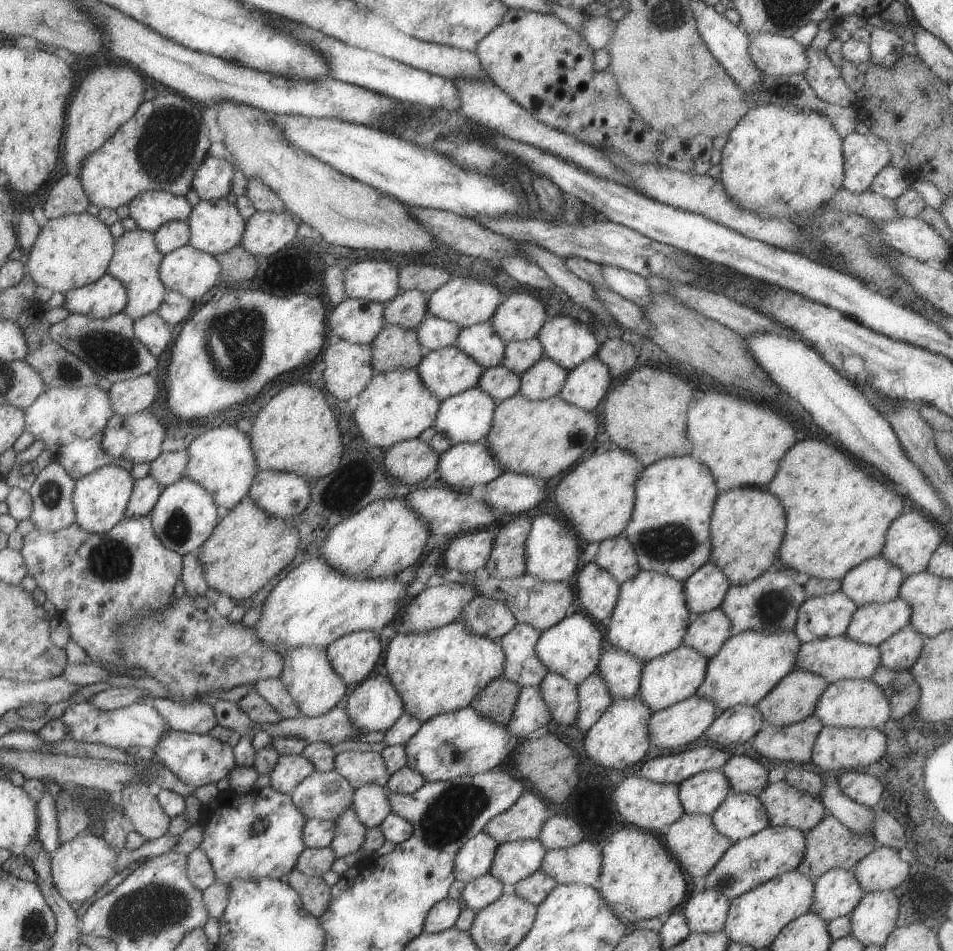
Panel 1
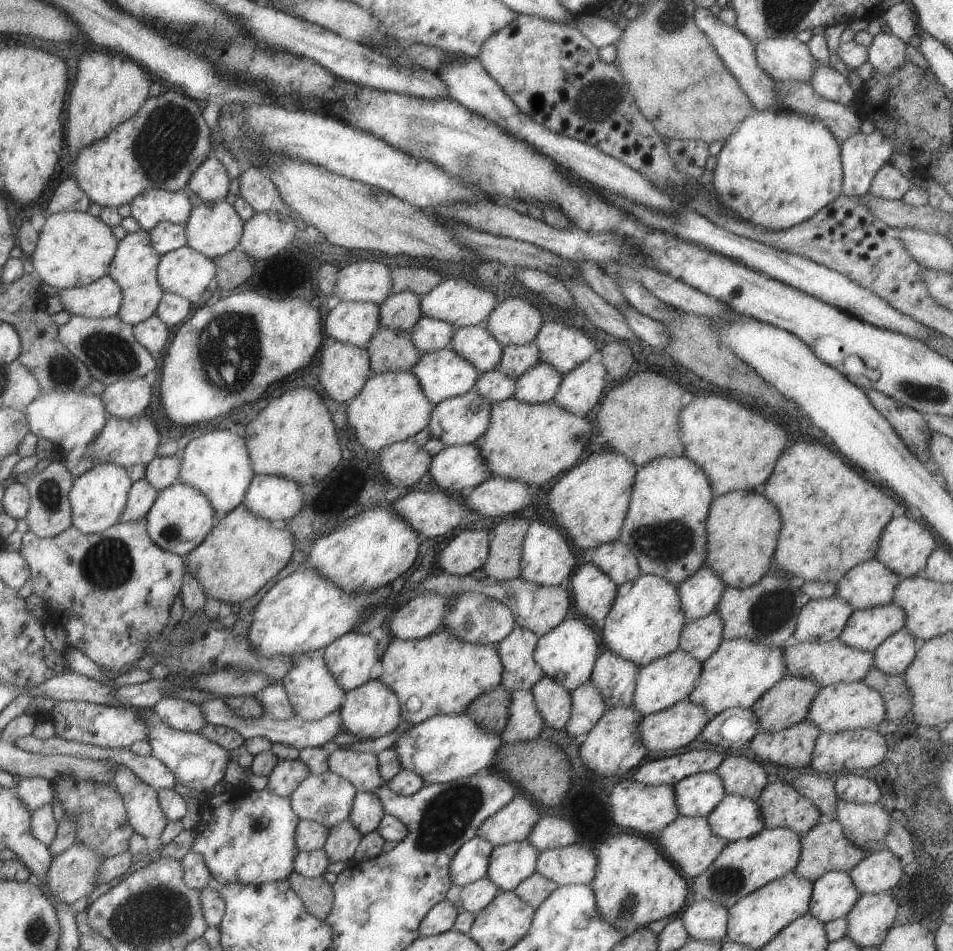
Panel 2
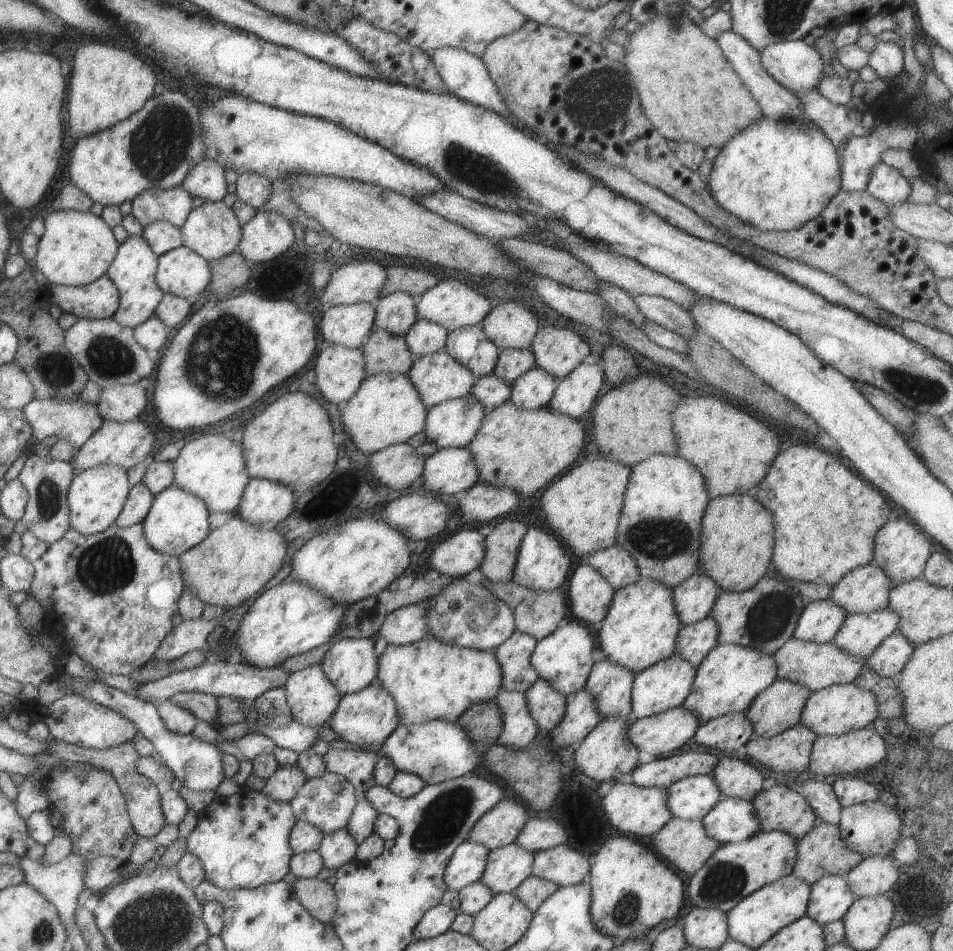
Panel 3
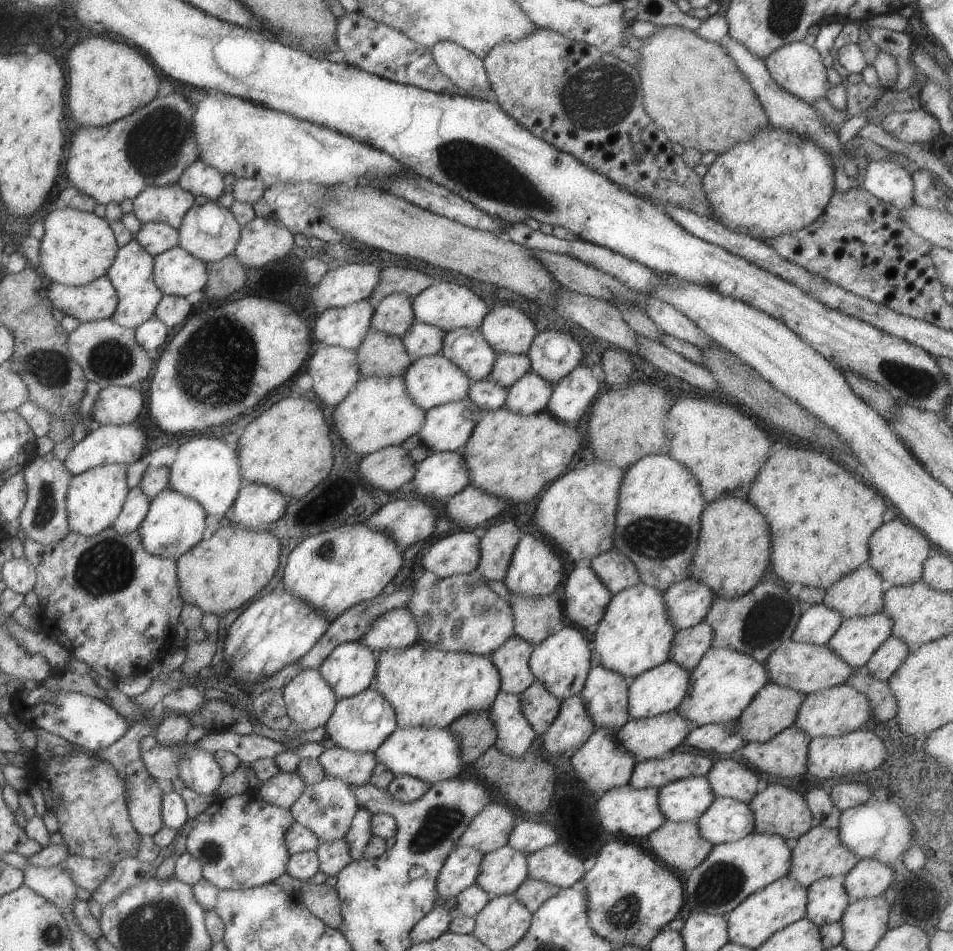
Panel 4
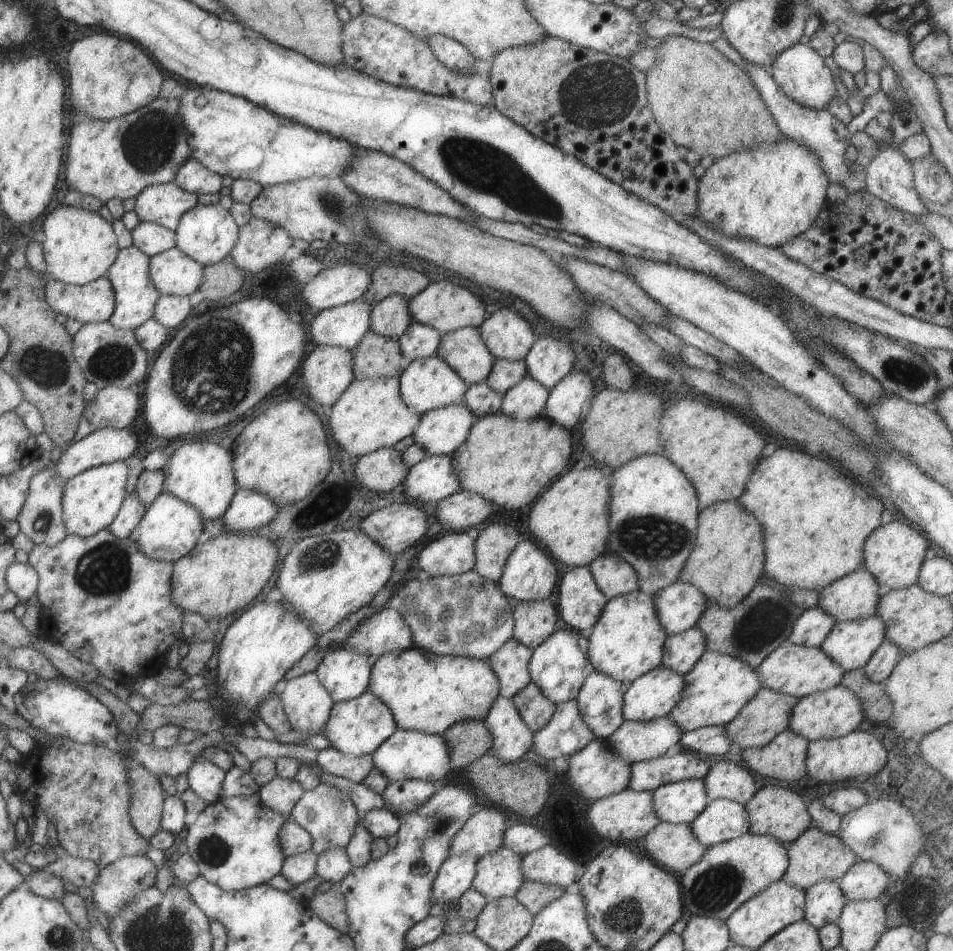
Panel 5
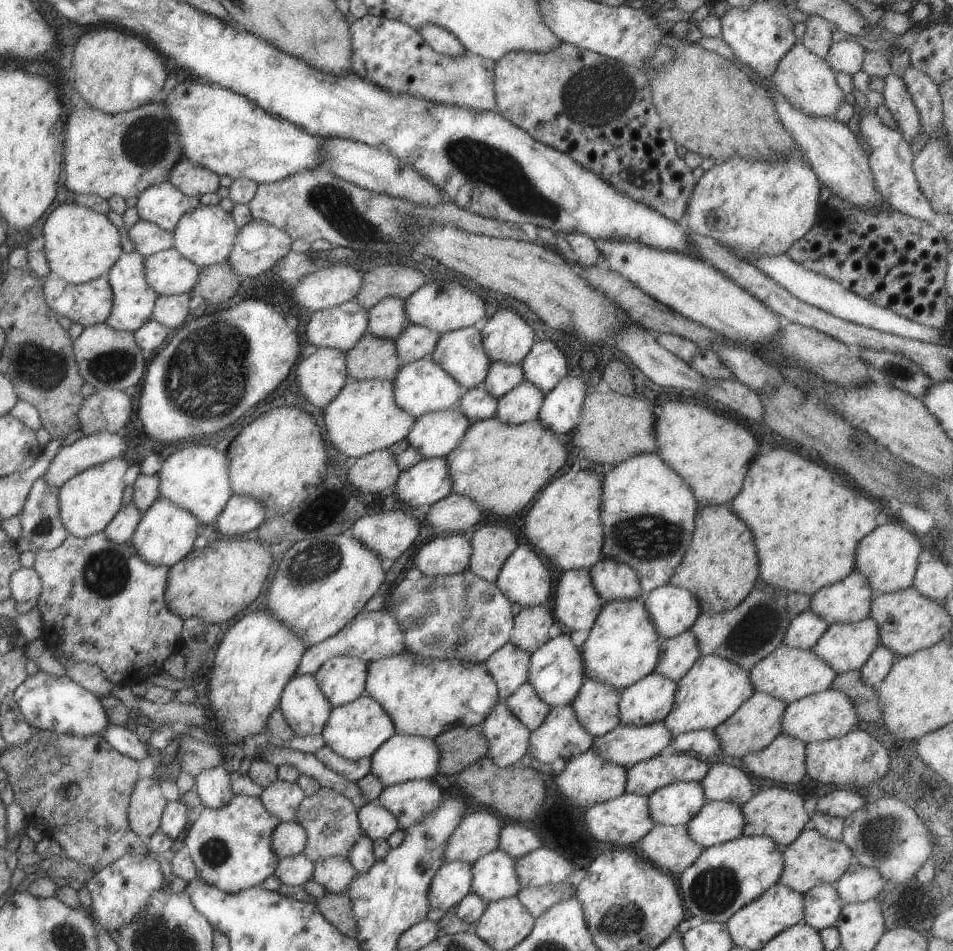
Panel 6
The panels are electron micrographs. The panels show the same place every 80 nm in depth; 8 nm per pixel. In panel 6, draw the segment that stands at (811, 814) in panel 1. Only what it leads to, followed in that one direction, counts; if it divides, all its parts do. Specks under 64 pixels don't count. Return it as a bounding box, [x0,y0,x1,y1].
[741,786,810,846]

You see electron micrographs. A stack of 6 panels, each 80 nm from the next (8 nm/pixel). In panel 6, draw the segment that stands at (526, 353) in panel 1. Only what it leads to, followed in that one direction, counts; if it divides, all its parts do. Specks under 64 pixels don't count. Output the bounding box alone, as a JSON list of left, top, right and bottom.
[482,362,524,399]

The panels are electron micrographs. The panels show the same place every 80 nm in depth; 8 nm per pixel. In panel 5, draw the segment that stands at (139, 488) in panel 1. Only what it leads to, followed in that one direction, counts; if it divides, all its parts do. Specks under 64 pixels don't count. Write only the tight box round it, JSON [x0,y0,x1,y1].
[107,492,147,540]

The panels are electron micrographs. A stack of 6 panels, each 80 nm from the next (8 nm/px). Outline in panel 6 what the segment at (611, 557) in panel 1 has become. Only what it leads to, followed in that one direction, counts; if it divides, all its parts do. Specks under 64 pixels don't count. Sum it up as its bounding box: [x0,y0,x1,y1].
[589,557,643,603]

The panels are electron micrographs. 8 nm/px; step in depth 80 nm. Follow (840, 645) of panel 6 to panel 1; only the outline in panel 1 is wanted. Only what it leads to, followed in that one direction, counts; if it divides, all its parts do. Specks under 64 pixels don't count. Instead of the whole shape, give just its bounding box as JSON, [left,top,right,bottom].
[844,596,909,647]

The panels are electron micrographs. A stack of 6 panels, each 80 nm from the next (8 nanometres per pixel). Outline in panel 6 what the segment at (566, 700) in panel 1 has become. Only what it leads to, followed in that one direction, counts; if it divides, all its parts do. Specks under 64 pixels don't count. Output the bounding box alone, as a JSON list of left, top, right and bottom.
[504,682,550,732]

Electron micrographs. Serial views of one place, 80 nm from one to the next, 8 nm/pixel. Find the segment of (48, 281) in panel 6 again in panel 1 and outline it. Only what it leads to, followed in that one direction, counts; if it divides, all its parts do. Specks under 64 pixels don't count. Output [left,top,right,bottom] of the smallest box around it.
[62,273,126,319]

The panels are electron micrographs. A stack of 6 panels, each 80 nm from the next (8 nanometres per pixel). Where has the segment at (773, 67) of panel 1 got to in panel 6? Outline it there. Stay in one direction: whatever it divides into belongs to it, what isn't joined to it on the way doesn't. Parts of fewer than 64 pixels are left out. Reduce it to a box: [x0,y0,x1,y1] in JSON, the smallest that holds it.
[771,42,844,117]

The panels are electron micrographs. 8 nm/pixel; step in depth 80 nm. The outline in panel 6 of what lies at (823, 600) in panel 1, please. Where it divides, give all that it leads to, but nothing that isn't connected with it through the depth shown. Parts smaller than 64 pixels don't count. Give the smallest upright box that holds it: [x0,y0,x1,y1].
[782,609,828,650]

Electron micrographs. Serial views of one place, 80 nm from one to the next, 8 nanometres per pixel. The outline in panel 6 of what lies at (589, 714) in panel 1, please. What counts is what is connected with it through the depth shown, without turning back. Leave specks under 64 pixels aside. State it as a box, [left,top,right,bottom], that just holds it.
[528,704,593,764]

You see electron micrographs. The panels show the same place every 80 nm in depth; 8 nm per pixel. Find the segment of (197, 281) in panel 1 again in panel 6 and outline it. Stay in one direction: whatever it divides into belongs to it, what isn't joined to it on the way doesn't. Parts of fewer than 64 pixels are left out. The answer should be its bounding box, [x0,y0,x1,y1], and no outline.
[143,248,199,296]

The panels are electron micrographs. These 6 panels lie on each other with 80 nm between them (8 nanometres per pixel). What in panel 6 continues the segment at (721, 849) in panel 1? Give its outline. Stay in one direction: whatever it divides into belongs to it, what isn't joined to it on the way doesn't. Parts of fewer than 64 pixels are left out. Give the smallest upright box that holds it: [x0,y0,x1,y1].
[639,824,703,875]

